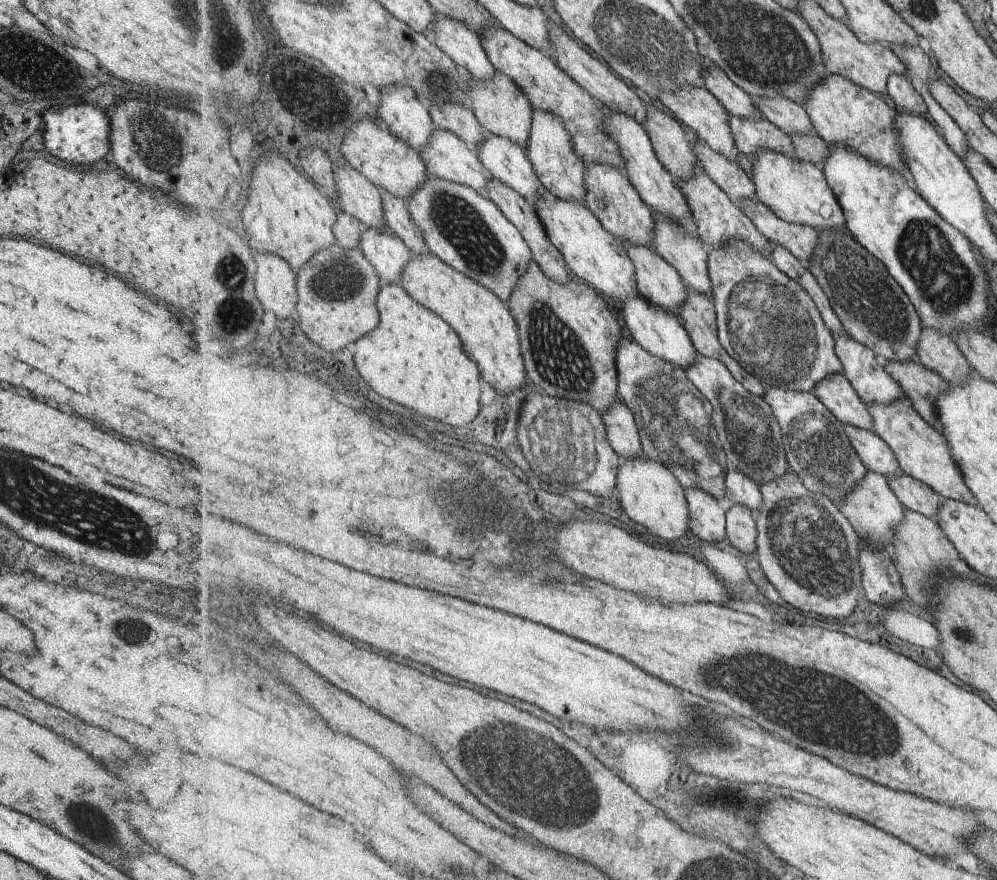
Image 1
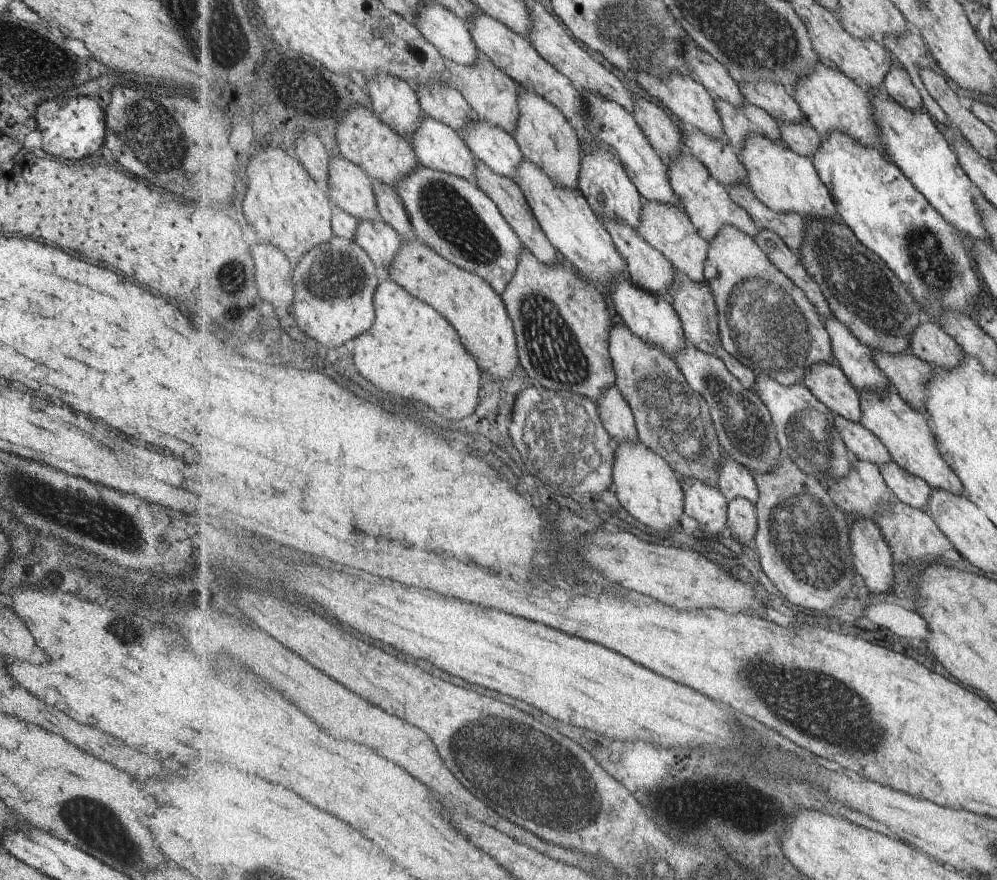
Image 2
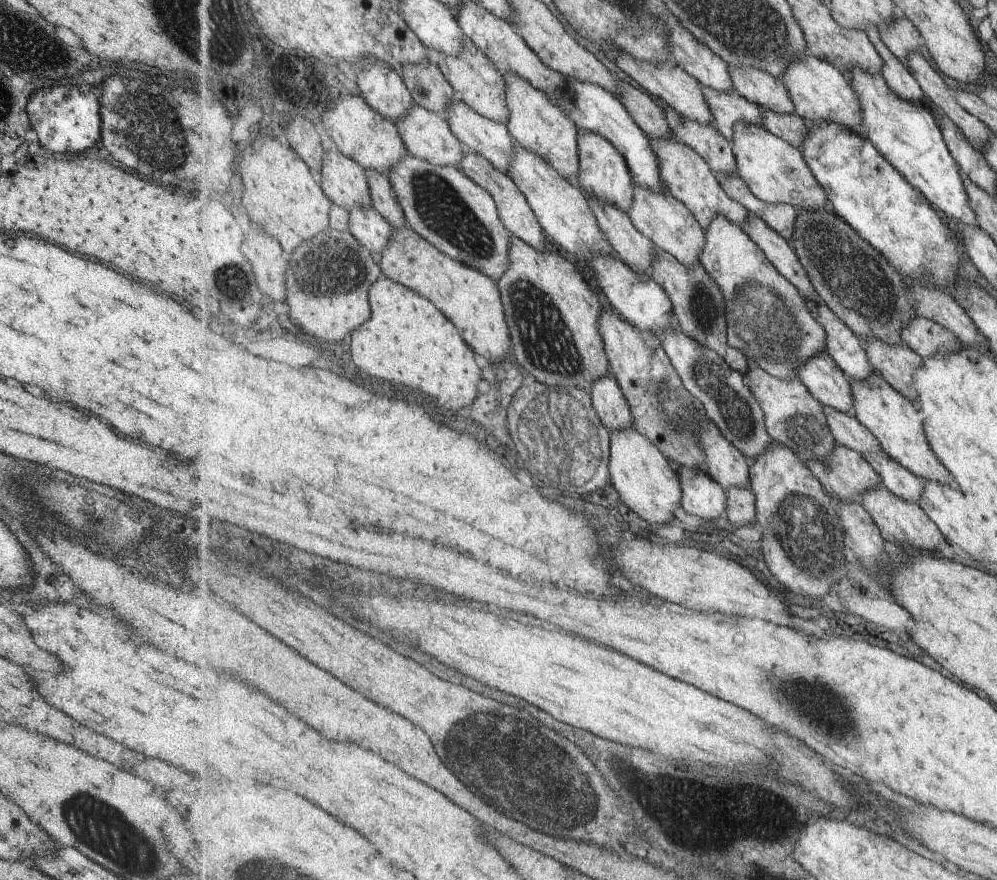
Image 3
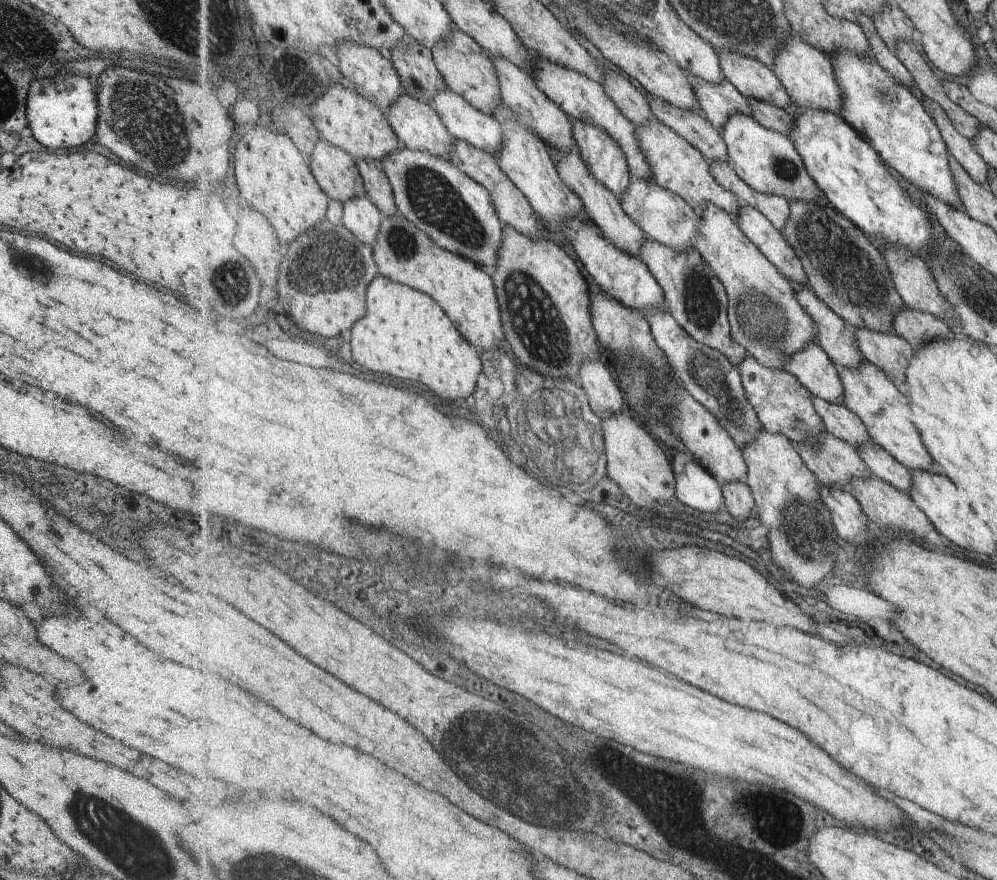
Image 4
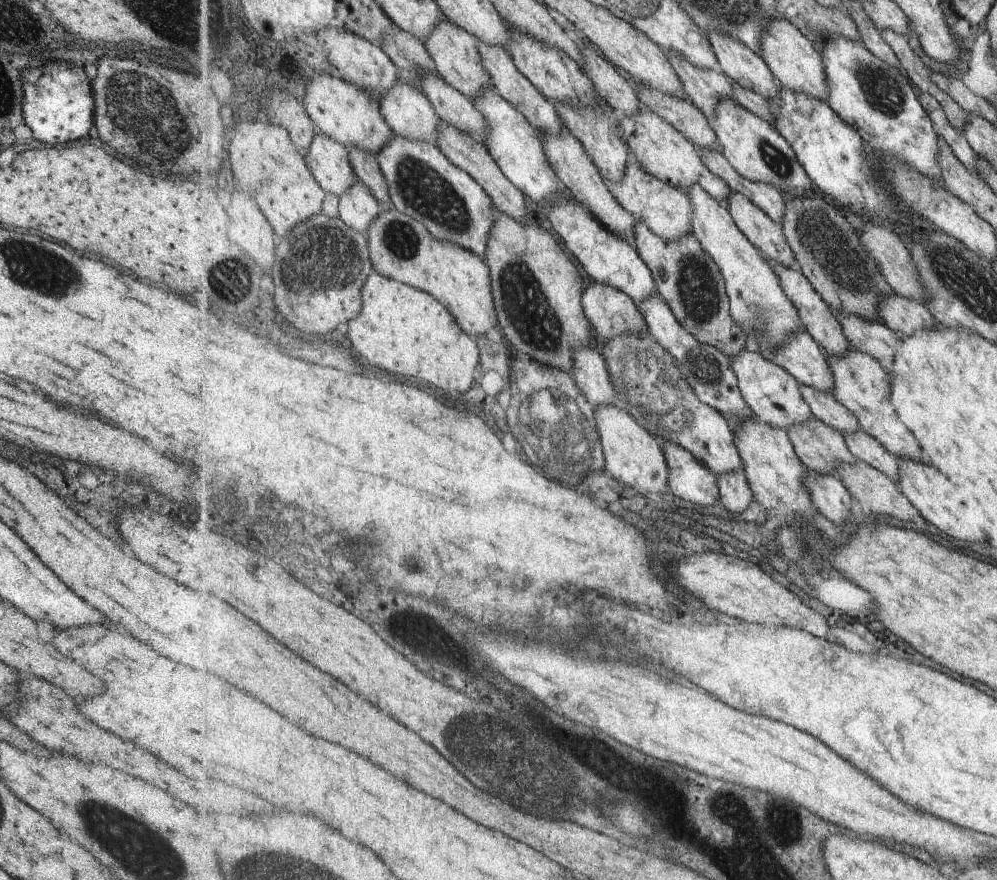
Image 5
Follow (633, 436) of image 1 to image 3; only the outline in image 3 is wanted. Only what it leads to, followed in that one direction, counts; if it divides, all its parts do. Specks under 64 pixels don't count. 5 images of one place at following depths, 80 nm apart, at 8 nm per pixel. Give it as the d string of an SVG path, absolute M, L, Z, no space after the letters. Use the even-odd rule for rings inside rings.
M613 374L598 378L591 388L591 396L599 418L611 432L634 426L630 402Z

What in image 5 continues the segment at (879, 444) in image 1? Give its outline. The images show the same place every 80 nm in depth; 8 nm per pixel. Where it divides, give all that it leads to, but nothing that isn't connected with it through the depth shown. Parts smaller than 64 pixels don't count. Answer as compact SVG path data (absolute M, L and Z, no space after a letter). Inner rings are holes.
M803 385L802 391L817 419L826 422L843 434L853 434L862 428L855 413L848 410L832 392L825 392L809 385Z

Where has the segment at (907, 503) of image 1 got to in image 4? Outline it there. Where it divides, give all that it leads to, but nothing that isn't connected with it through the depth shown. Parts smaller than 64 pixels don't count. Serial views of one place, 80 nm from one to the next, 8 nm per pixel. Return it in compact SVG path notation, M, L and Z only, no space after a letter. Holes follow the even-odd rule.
M874 440L860 444L856 451L868 464L868 467L879 478L886 480L890 485L910 494L912 486L912 472L901 464L883 446Z

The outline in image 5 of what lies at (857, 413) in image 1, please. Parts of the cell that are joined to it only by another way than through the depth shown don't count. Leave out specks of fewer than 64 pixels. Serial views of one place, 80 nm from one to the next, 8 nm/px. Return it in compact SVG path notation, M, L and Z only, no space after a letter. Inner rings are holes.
M801 328L790 341L771 352L772 359L785 370L790 371L804 385L832 392L834 389L834 372L829 359L820 344Z

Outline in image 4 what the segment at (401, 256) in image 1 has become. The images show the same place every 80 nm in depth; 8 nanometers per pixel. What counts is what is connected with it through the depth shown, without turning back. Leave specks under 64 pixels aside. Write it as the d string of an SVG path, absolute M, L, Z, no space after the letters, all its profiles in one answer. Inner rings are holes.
M367 194L347 200L344 206L343 224L361 241L374 246L384 214Z

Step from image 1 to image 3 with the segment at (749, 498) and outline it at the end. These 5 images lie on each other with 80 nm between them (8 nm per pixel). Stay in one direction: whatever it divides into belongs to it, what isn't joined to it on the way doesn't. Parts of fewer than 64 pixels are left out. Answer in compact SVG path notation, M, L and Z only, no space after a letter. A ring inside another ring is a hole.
M713 421L702 426L702 448L706 452L709 475L728 492L735 487L750 486L750 462L746 456L723 436Z

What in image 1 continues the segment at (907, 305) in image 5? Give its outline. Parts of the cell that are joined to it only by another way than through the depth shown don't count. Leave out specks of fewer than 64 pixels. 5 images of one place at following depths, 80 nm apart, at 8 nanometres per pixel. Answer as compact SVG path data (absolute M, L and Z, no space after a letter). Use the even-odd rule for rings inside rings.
M922 327L916 354L921 363L937 371L949 383L962 385L973 370L956 341L937 329Z

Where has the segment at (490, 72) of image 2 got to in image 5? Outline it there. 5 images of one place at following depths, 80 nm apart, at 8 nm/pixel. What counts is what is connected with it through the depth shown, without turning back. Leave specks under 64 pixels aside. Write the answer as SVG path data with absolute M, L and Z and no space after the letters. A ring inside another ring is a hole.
M447 16L439 22L437 28L424 42L435 61L437 73L469 99L474 100L485 87L493 85L490 73L484 66L478 49L477 36L469 34Z

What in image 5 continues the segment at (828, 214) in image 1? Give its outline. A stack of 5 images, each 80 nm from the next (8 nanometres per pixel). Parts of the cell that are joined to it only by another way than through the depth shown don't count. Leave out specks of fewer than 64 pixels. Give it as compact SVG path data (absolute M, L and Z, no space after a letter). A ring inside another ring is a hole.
M725 99L717 103L711 124L718 134L722 153L745 178L775 185L785 193L810 193L811 177L799 162L791 143L771 122L763 120L734 99Z

